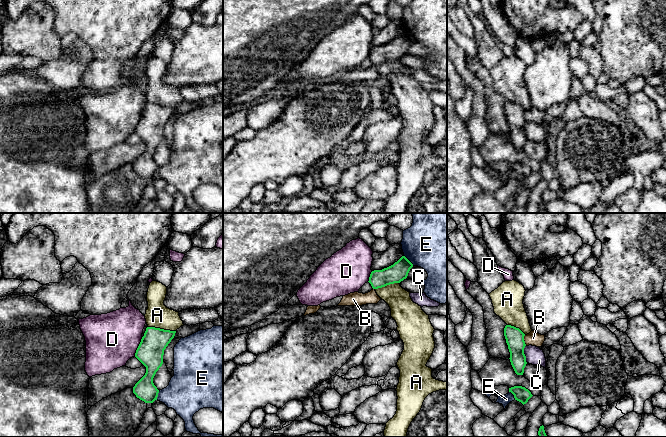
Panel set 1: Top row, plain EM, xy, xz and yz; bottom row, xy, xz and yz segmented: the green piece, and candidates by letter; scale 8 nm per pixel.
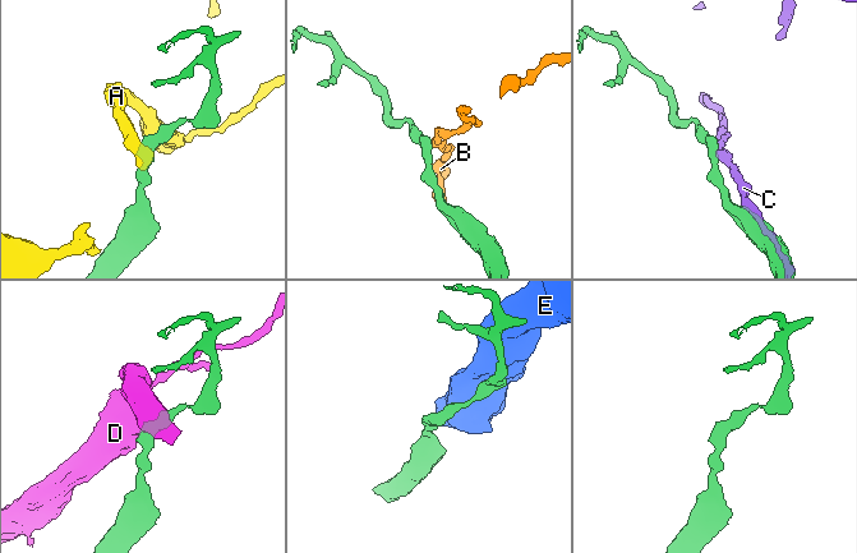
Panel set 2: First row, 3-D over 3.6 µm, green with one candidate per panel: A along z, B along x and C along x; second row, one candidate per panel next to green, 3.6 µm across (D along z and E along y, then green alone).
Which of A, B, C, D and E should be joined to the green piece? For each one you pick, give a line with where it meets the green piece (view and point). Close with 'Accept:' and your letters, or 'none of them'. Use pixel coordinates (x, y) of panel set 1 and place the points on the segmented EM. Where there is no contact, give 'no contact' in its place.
Accept: none of them

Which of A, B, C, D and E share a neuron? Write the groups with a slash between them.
A / B / C / D / E

